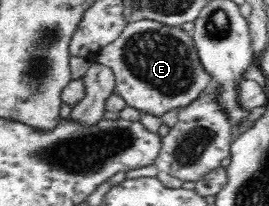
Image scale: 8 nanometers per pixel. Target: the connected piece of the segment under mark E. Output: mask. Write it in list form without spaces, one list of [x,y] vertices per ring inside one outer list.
[[[145,18],[128,22],[123,32],[107,46],[102,47],[95,54],[92,61],[107,66],[113,71],[115,77],[115,90],[125,99],[128,106],[143,110],[146,114],[163,116],[171,108],[186,107],[207,88],[212,75],[201,65],[200,58],[191,34],[180,26],[169,26],[162,22],[155,22]]]

